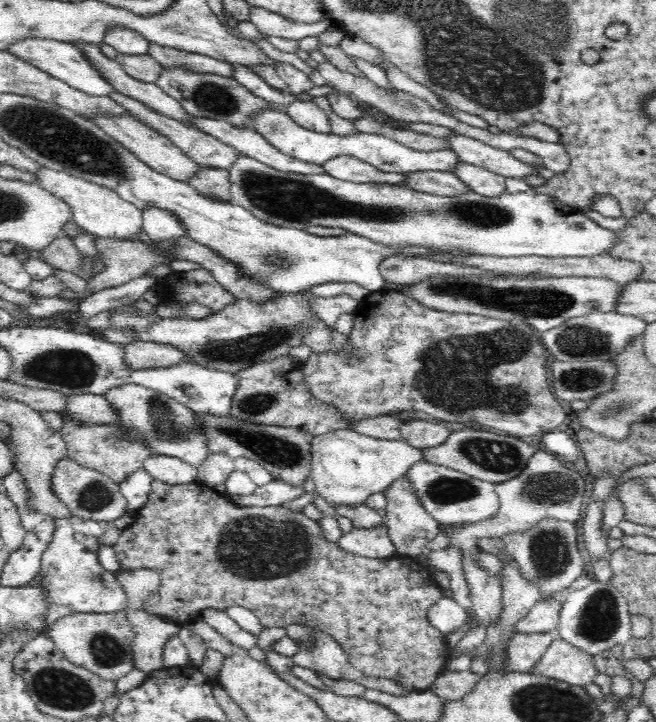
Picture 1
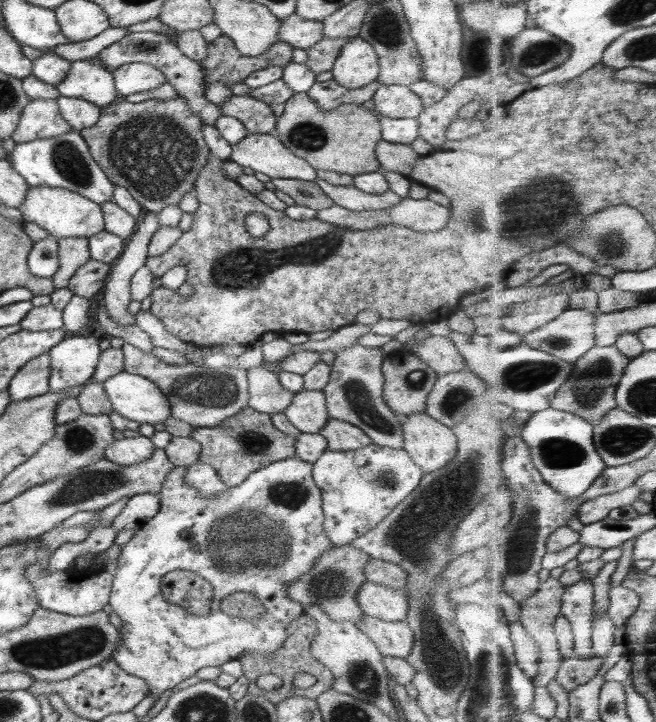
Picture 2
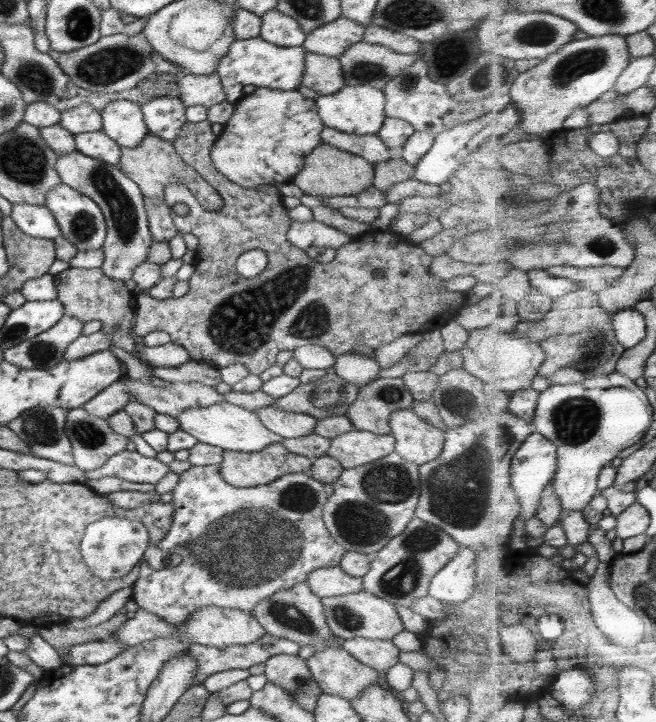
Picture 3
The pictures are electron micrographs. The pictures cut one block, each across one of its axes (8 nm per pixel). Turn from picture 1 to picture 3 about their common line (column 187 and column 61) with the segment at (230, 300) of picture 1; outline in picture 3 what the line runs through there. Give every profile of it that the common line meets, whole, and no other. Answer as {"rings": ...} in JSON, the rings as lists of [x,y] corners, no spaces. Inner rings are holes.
{"rings":[[[69,267],[54,276],[57,300],[63,305],[64,315],[78,318],[80,322],[98,320],[102,322],[100,332],[110,338],[112,345],[121,347],[133,356],[138,355],[132,339],[133,320],[136,315],[137,295],[130,291],[124,282],[104,275],[100,268],[83,269]]]}

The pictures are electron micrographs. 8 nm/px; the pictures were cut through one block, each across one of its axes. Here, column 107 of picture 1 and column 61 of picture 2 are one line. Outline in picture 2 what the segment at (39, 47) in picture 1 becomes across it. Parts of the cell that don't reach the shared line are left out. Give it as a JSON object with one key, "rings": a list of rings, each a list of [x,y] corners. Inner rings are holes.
{"rings":[[[88,59],[72,61],[66,77],[55,87],[62,96],[84,99],[100,108],[112,104],[119,93],[112,71]]]}

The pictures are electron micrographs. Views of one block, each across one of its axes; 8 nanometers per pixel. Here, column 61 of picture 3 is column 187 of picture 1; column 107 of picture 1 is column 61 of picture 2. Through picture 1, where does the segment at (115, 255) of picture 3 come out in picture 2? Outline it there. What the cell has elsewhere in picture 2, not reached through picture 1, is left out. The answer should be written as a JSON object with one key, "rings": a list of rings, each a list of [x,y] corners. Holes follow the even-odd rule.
{"rings":[[[30,99],[12,133],[14,142],[58,136],[71,126],[60,115],[56,99]]]}

